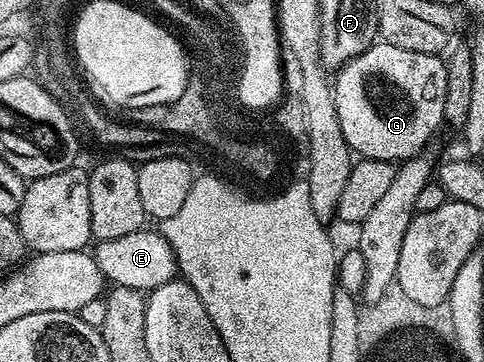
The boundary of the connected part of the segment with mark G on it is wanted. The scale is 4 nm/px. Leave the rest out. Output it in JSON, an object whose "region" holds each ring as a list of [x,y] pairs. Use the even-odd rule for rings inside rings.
{"region":[[[378,41],[333,76],[332,90],[336,101],[336,117],[340,117],[340,129],[344,129],[344,141],[348,141],[355,156],[397,164],[423,154],[426,142],[444,123],[444,97],[448,97],[448,73],[446,59],[442,55],[411,53],[408,49],[396,49],[396,45]]]}

